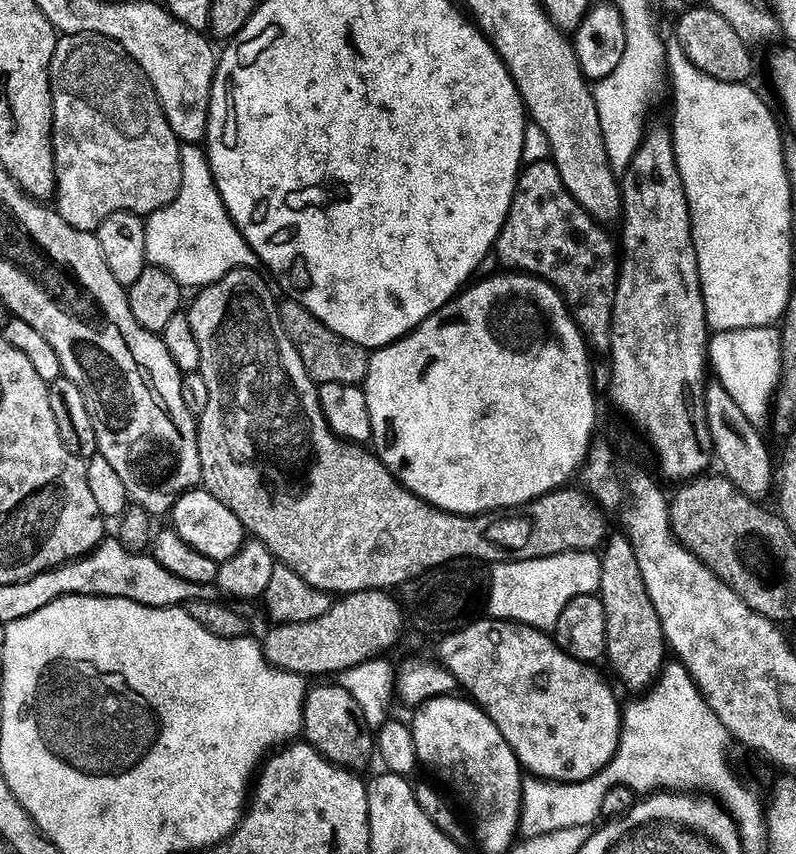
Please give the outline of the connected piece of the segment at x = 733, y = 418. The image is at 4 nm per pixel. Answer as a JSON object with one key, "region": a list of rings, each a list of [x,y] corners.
{"region":[[[712,382],[705,387],[704,405],[706,406],[706,418],[708,429],[712,435],[712,451],[715,463],[721,464],[723,475],[742,494],[746,494],[751,500],[764,502],[768,491],[774,488],[774,456],[768,453],[764,440],[760,437],[761,429],[752,424],[742,414],[742,406],[730,398],[730,394],[718,382]]]}

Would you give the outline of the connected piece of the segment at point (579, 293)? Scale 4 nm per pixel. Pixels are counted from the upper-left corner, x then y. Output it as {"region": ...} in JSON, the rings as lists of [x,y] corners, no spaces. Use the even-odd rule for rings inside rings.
{"region":[[[544,158],[529,168],[527,165],[521,171],[504,228],[496,239],[494,256],[516,272],[529,272],[532,276],[541,276],[545,285],[551,286],[559,295],[560,292],[564,295],[562,300],[565,305],[614,304],[616,282],[620,279],[618,244],[604,232],[607,231],[573,198],[570,190],[566,190],[562,174],[558,174],[556,165],[551,159]]]}

